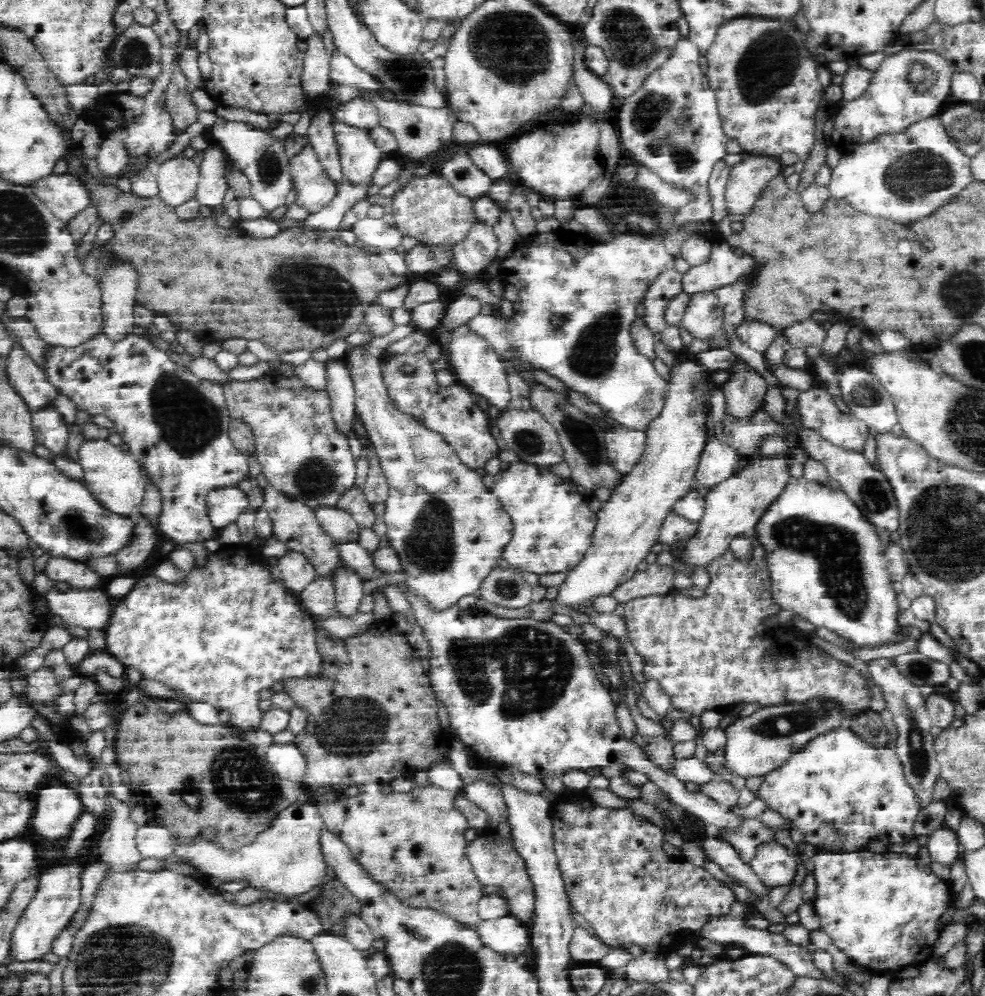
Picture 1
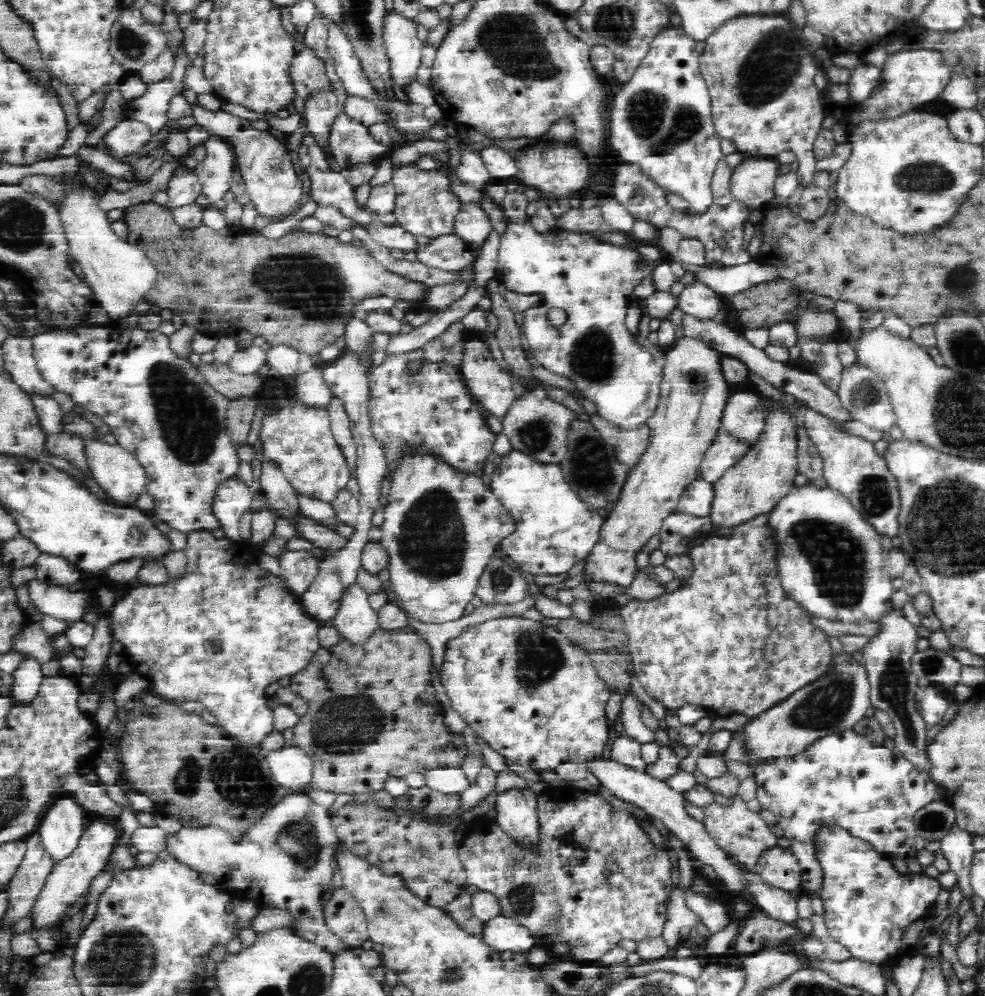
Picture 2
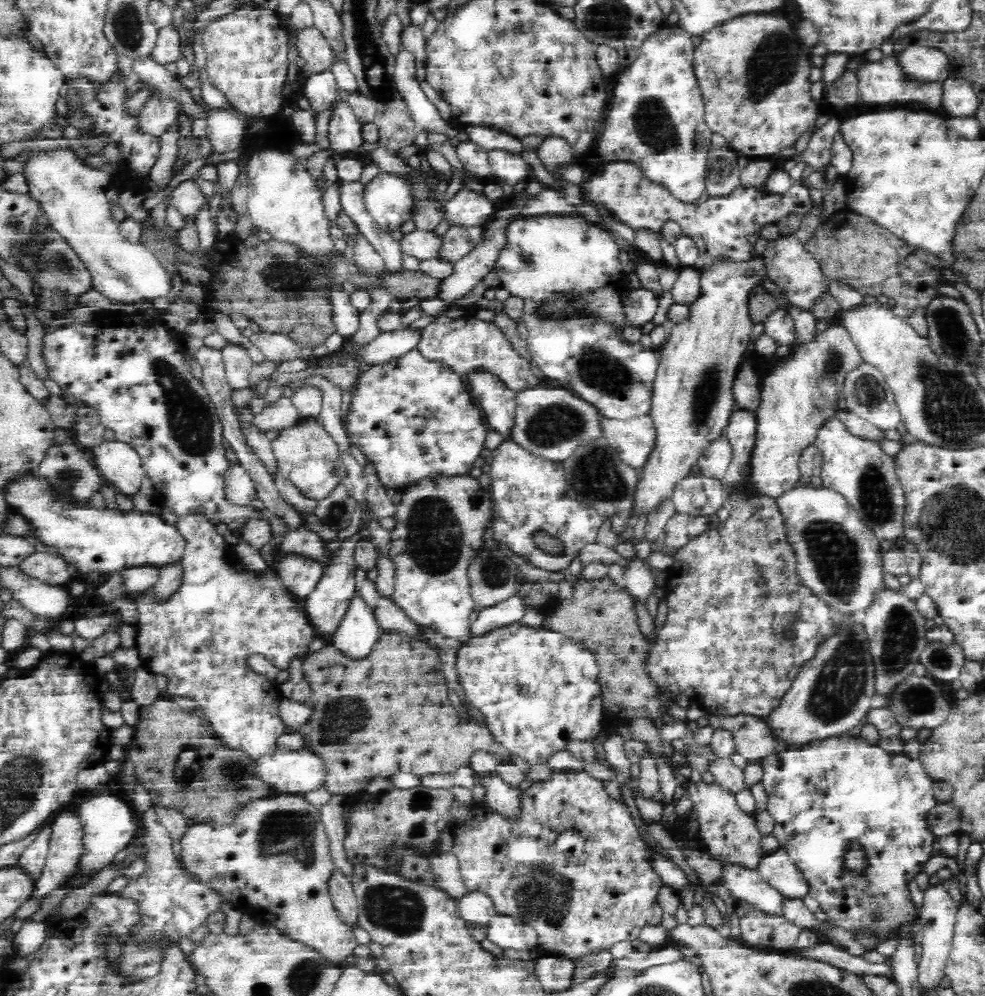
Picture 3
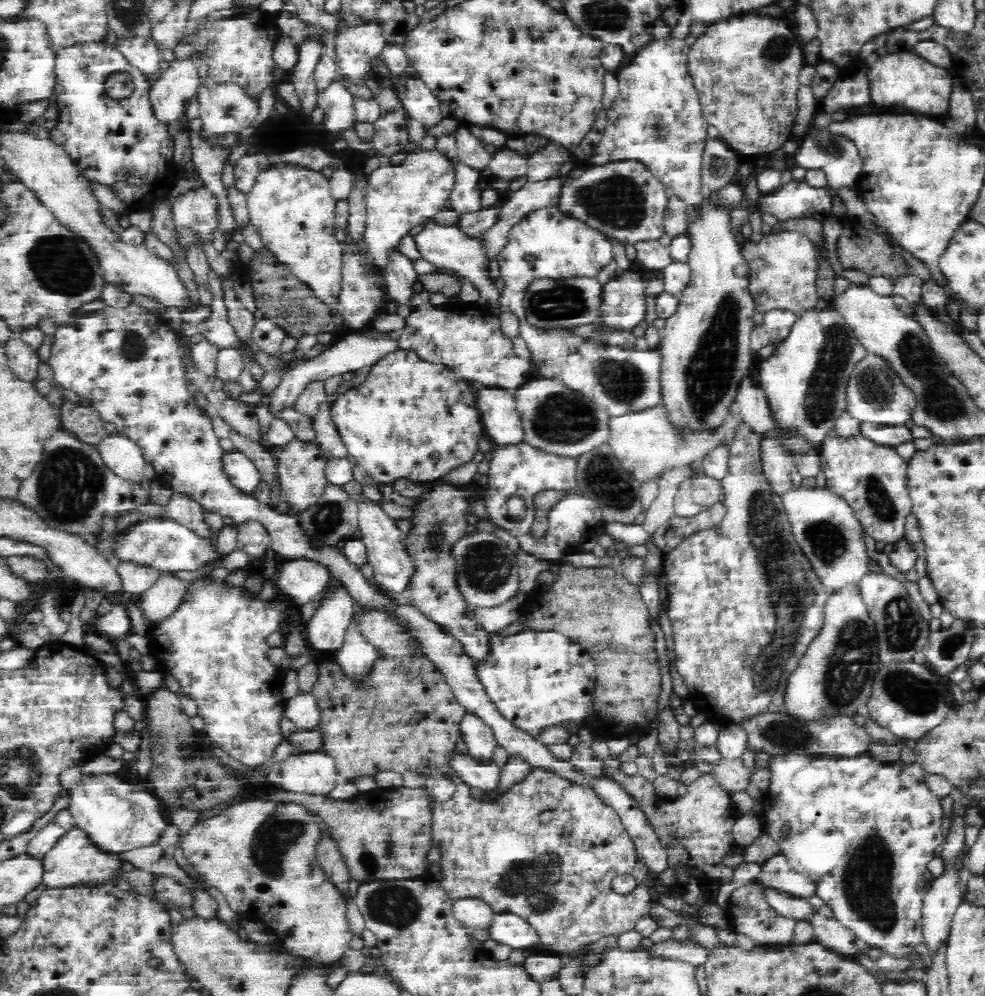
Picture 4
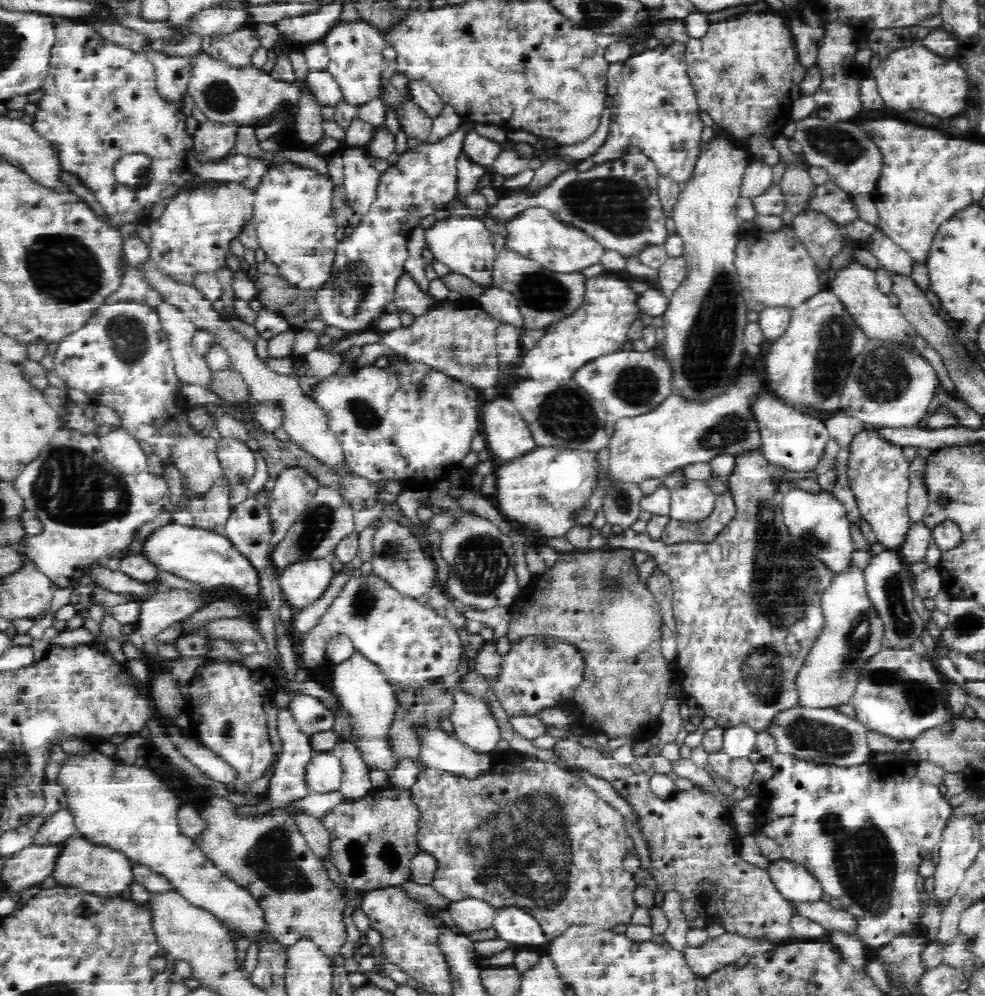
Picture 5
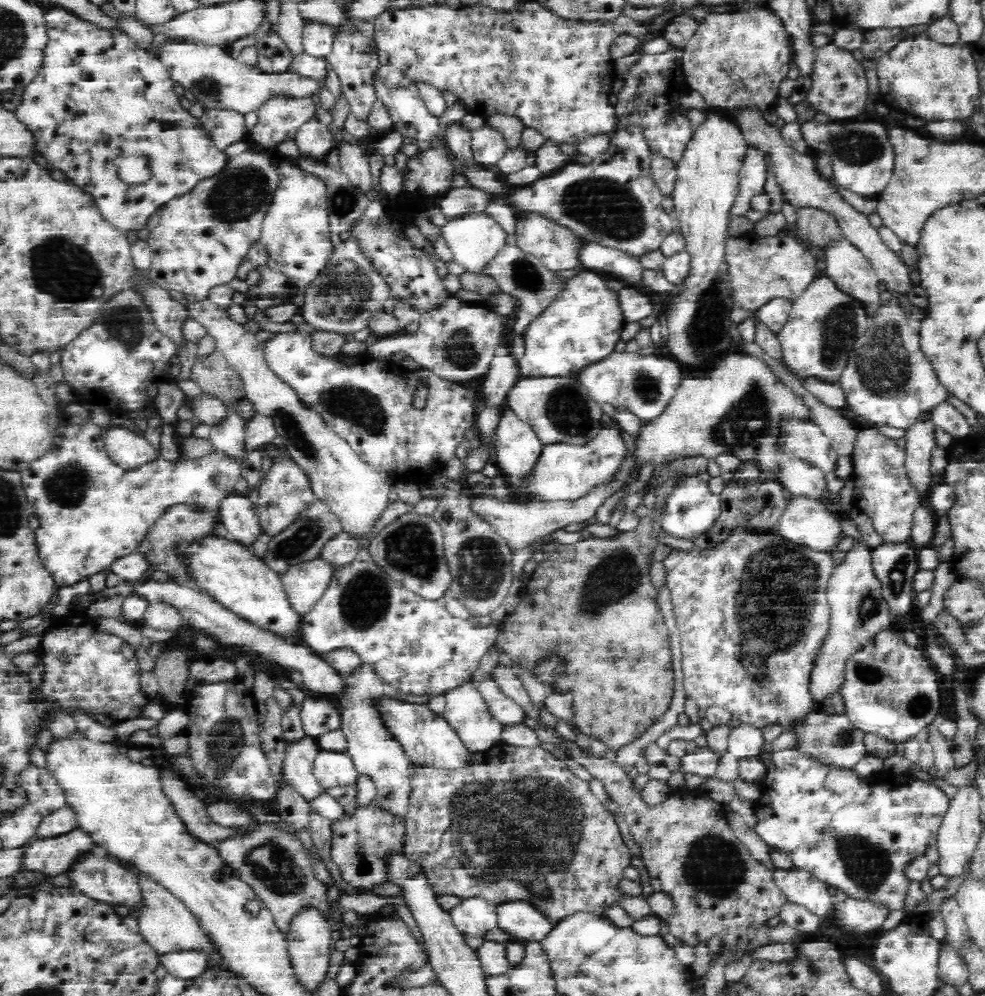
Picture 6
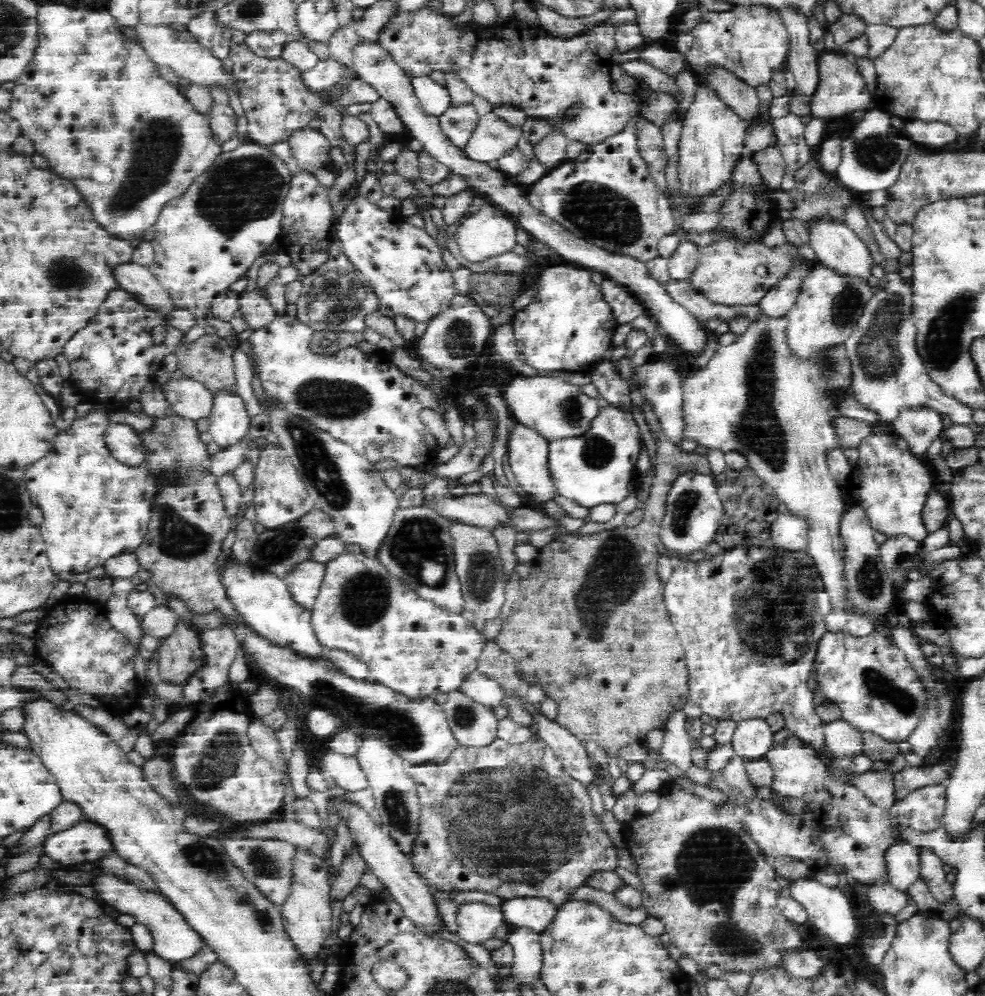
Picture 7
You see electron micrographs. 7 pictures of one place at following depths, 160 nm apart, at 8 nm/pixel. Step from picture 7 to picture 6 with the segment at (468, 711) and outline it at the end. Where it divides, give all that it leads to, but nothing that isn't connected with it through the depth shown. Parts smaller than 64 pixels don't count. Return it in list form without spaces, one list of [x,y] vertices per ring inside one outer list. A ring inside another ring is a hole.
[[[472,682],[462,684],[445,694],[445,711],[443,717],[450,723],[464,744],[464,747],[472,753],[484,752],[501,742],[502,723],[496,720],[488,710],[484,699],[477,693]]]

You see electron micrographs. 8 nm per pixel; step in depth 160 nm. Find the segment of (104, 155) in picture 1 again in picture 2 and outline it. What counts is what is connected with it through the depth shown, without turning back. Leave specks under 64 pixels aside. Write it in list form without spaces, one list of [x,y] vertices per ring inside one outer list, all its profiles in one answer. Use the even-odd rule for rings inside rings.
[[[126,117],[115,124],[104,136],[103,142],[112,158],[122,160],[124,156],[136,154],[151,139],[152,129],[148,124]]]

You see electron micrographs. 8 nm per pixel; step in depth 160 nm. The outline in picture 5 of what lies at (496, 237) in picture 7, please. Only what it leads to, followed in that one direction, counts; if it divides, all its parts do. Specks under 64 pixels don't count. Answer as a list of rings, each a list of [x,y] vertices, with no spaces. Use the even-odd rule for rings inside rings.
[[[470,214],[468,216],[448,215],[446,219],[436,220],[425,230],[426,248],[432,252],[434,260],[448,266],[451,272],[468,276],[485,288],[492,287],[493,263],[497,256],[492,239],[493,234],[486,228],[484,221]]]

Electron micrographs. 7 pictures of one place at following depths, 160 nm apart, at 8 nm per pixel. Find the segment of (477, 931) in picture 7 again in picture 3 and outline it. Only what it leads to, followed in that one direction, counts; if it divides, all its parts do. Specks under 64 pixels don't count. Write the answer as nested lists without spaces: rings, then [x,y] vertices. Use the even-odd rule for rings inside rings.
[[[480,892],[466,893],[458,898],[457,909],[460,918],[474,926],[488,926],[497,913],[492,899]]]

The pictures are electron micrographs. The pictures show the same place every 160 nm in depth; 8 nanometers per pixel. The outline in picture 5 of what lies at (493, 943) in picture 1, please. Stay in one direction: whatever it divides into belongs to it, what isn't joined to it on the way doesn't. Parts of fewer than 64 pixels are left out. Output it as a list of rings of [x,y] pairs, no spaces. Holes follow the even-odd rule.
[[[516,905],[496,911],[493,928],[498,938],[510,942],[512,946],[540,946],[542,950],[547,942],[538,919]]]

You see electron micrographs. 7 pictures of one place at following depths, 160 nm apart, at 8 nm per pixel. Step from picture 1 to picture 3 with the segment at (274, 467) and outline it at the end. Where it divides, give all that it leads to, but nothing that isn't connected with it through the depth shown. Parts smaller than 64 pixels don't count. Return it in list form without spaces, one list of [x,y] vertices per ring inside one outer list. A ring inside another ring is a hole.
[[[302,417],[296,426],[284,428],[282,434],[272,440],[273,455],[277,470],[284,475],[298,490],[299,494],[310,500],[326,498],[340,483],[334,476],[333,468],[341,461],[337,444],[324,429],[322,419]]]

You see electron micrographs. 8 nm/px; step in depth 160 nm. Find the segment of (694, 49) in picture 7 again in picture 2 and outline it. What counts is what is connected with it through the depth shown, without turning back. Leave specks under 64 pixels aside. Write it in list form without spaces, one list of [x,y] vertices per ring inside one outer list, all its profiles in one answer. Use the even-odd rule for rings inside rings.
[[[746,16],[728,19],[708,38],[700,58],[700,72],[711,96],[711,117],[720,138],[736,144],[737,151],[746,157],[768,158],[784,150],[794,152],[799,164],[797,179],[802,188],[813,184],[815,155],[813,143],[822,128],[825,106],[814,84],[818,66],[794,34],[792,24],[780,16]],[[776,56],[790,56],[792,60],[774,60]],[[780,66],[790,68],[794,78],[792,92],[780,94]]]

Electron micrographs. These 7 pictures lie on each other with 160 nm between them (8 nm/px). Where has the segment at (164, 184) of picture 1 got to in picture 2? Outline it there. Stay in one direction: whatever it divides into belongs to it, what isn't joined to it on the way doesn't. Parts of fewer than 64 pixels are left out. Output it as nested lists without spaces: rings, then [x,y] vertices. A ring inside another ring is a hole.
[[[182,166],[168,182],[166,191],[169,208],[177,209],[196,202],[196,198],[202,194],[202,185],[195,172]]]

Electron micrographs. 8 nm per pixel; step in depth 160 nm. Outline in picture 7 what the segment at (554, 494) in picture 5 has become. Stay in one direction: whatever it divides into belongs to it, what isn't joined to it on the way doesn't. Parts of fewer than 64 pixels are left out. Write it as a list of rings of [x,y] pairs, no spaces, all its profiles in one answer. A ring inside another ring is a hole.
[[[602,402],[588,432],[549,441],[548,468],[560,496],[589,509],[598,504],[616,505],[630,494],[642,446],[642,430],[633,413]]]

